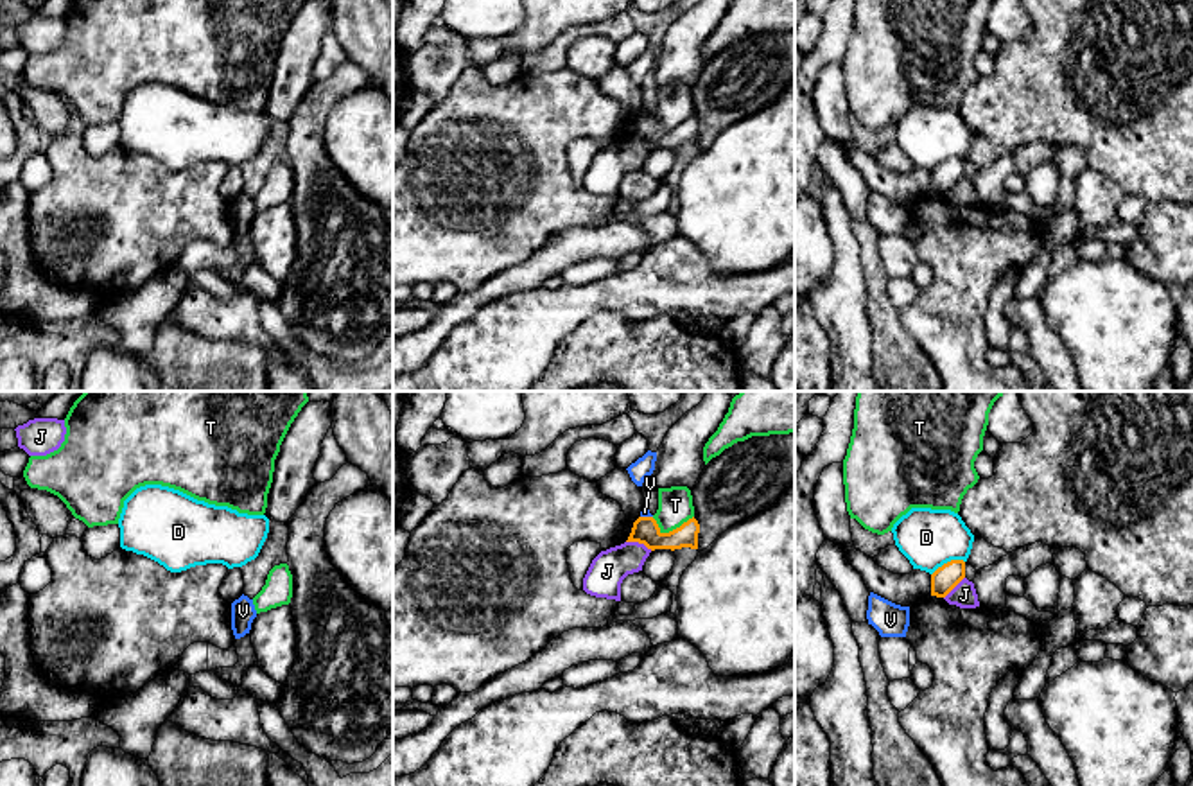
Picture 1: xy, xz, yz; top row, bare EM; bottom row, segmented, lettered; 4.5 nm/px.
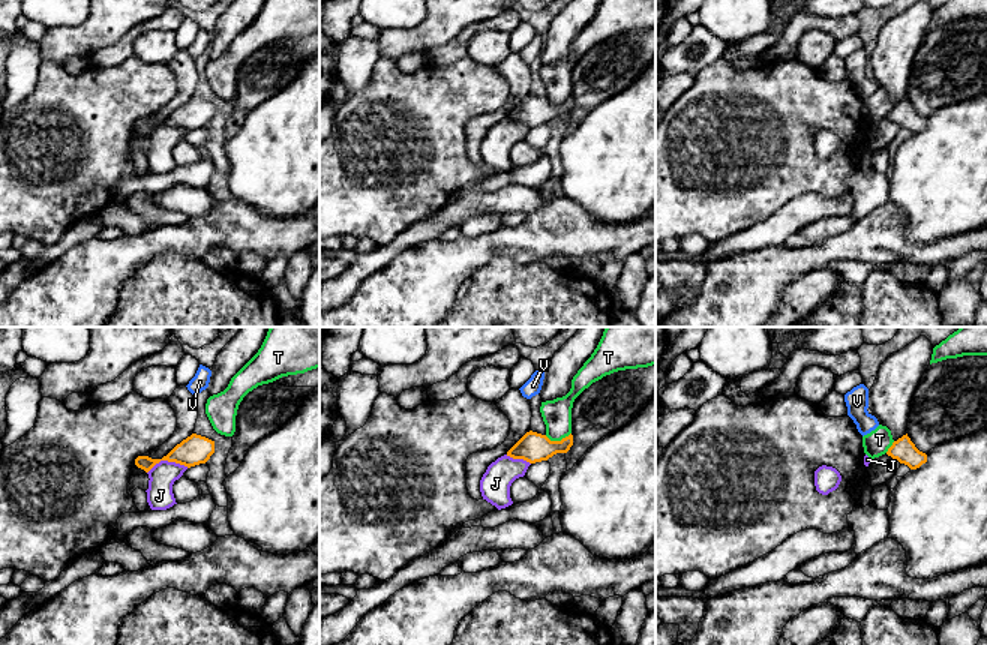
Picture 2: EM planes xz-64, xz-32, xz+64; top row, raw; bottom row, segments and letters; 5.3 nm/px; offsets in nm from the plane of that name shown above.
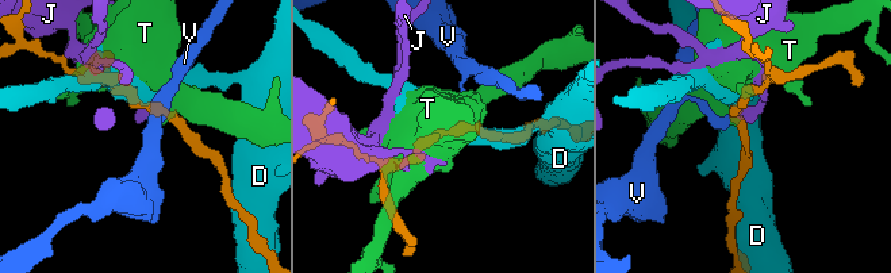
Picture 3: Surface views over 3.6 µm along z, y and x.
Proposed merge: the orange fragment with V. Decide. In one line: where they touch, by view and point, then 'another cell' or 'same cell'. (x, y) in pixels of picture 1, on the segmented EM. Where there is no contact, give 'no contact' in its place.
contact xz (646, 517); another cell

